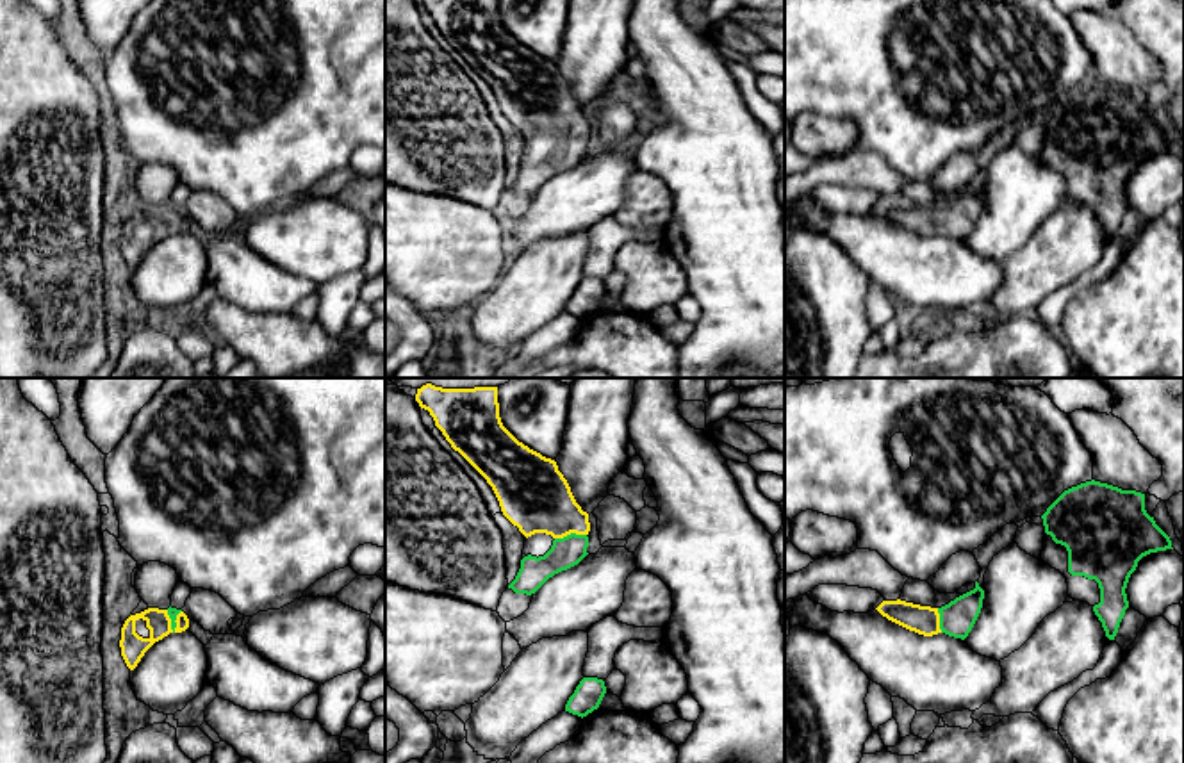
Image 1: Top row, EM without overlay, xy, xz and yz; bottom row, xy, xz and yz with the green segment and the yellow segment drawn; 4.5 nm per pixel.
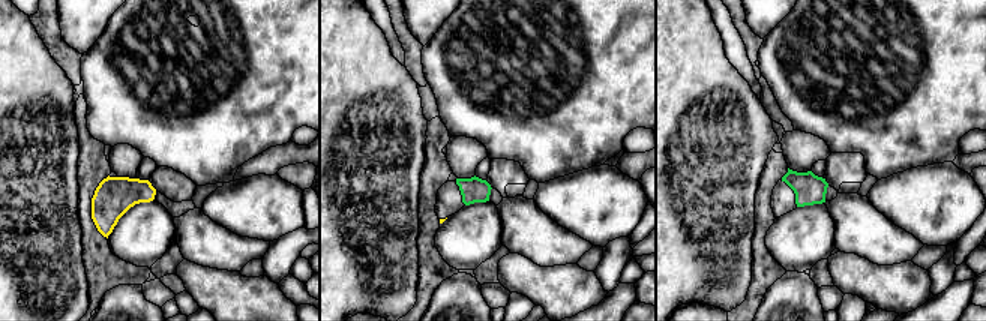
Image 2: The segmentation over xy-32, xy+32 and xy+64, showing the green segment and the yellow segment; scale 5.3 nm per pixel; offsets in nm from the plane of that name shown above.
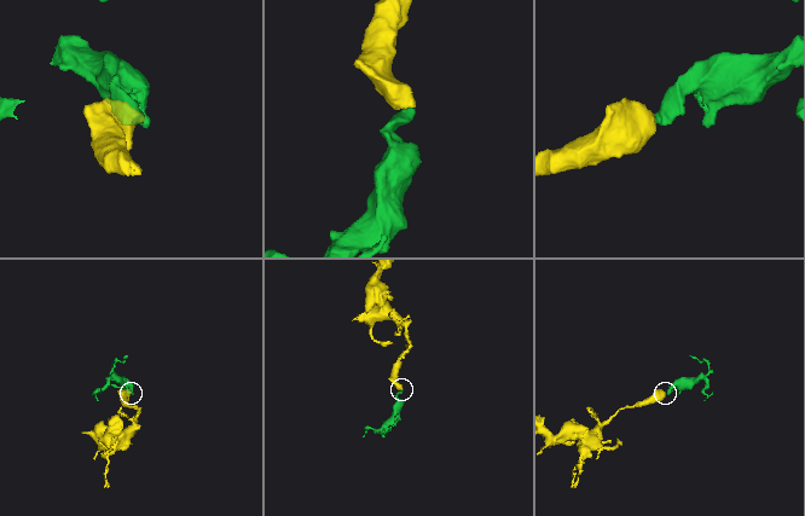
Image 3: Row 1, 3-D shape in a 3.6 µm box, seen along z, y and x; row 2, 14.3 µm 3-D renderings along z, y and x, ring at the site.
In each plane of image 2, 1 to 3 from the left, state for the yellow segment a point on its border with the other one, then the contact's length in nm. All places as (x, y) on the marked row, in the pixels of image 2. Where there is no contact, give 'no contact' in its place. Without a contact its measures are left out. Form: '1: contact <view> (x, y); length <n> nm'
1: no contact
2: no contact
3: no contact

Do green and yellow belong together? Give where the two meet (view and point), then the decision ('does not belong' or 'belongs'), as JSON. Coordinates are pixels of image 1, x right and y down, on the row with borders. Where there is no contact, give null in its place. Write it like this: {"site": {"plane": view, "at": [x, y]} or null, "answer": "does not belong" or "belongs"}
{"site": {"plane": "xz", "at": [571, 533]}, "answer": "belongs"}

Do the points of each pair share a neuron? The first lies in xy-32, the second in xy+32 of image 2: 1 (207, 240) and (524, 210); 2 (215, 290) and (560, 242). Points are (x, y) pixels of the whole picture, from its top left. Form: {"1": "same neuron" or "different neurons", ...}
{"1": "same neuron", "2": "different neurons"}

